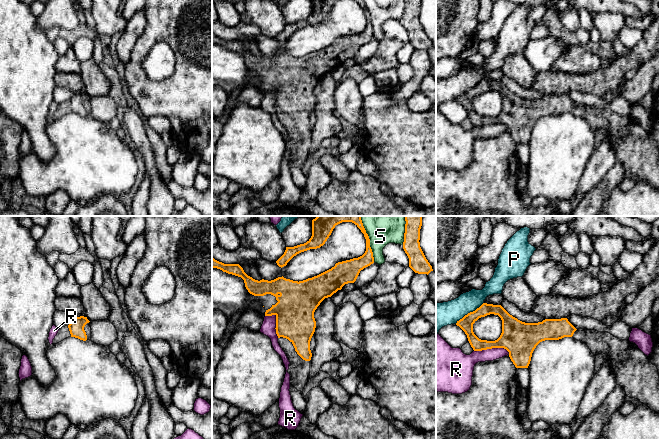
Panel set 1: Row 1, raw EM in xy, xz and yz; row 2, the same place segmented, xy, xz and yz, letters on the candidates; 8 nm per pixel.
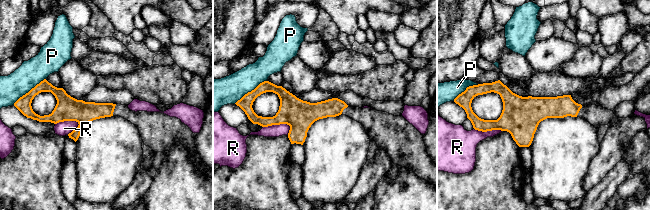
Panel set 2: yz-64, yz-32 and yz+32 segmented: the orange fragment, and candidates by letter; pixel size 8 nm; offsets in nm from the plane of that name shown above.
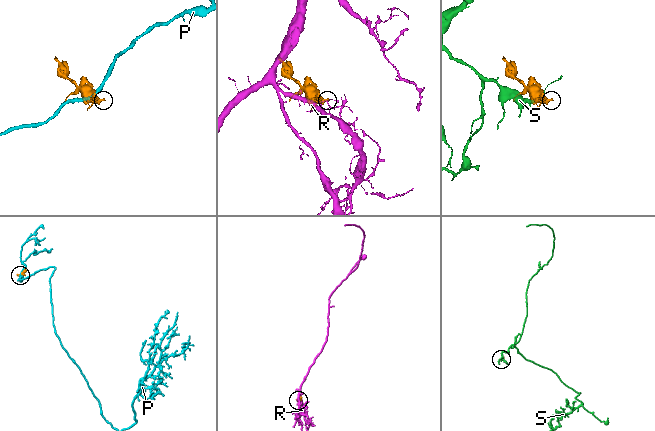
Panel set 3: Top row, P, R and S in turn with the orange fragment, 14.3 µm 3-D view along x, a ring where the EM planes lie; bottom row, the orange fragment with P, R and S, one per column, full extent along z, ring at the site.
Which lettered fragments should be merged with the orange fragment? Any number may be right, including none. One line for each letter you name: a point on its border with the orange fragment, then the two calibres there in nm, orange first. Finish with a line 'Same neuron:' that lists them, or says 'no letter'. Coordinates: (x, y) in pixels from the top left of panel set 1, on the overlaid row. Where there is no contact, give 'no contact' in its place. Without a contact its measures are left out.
Same neuron: no letter

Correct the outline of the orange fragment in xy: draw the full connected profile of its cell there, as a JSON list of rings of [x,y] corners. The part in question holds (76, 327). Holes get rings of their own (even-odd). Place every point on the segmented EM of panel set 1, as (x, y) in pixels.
[[[75,317],[68,326],[59,329],[57,335],[53,339],[52,344],[57,344],[68,337],[75,337],[80,340],[86,341],[87,335],[84,330],[84,327],[89,322],[90,321],[87,319],[87,317]]]

